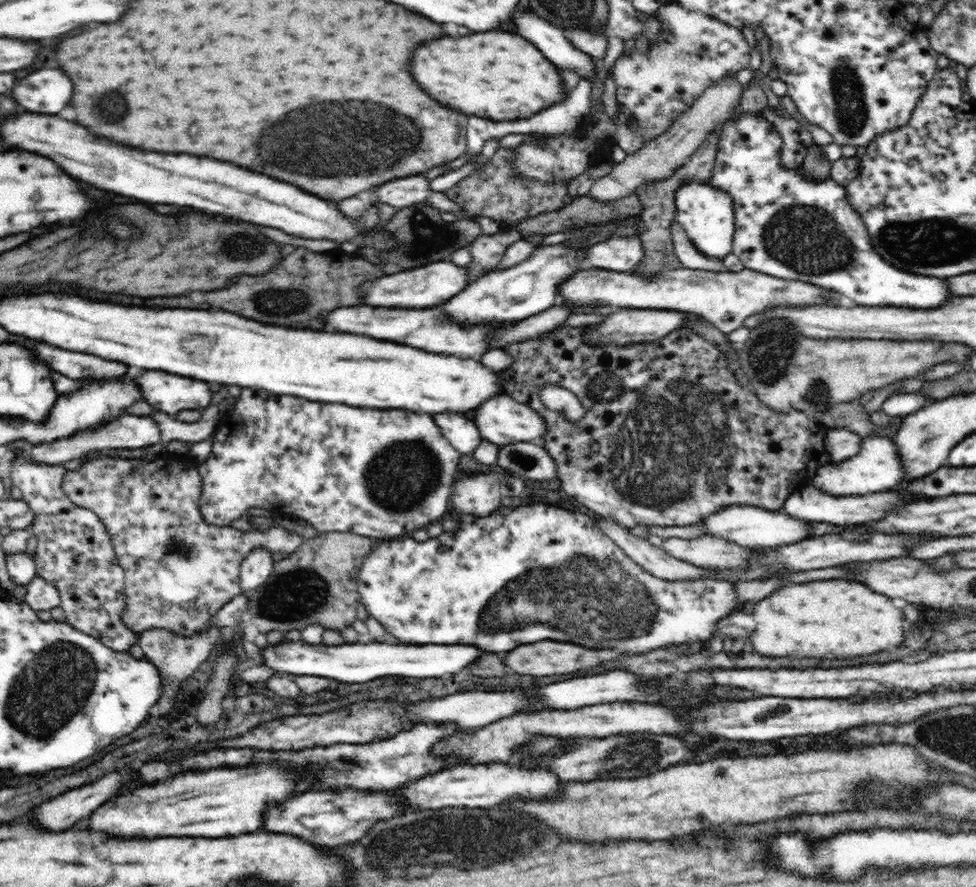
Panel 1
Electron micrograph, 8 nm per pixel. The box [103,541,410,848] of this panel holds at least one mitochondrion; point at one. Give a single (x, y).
(294, 593)

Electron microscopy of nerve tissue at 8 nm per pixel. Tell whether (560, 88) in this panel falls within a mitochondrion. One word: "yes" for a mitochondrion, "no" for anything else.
no

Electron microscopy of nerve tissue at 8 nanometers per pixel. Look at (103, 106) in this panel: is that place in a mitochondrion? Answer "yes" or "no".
yes

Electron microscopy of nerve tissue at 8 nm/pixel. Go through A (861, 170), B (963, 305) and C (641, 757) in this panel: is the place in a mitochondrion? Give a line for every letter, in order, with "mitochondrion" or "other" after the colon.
A: other
B: other
C: mitochondrion

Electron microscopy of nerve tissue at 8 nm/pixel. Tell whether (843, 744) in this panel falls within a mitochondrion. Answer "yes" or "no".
no

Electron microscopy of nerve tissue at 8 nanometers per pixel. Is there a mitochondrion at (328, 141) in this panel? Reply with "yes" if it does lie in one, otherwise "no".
yes

